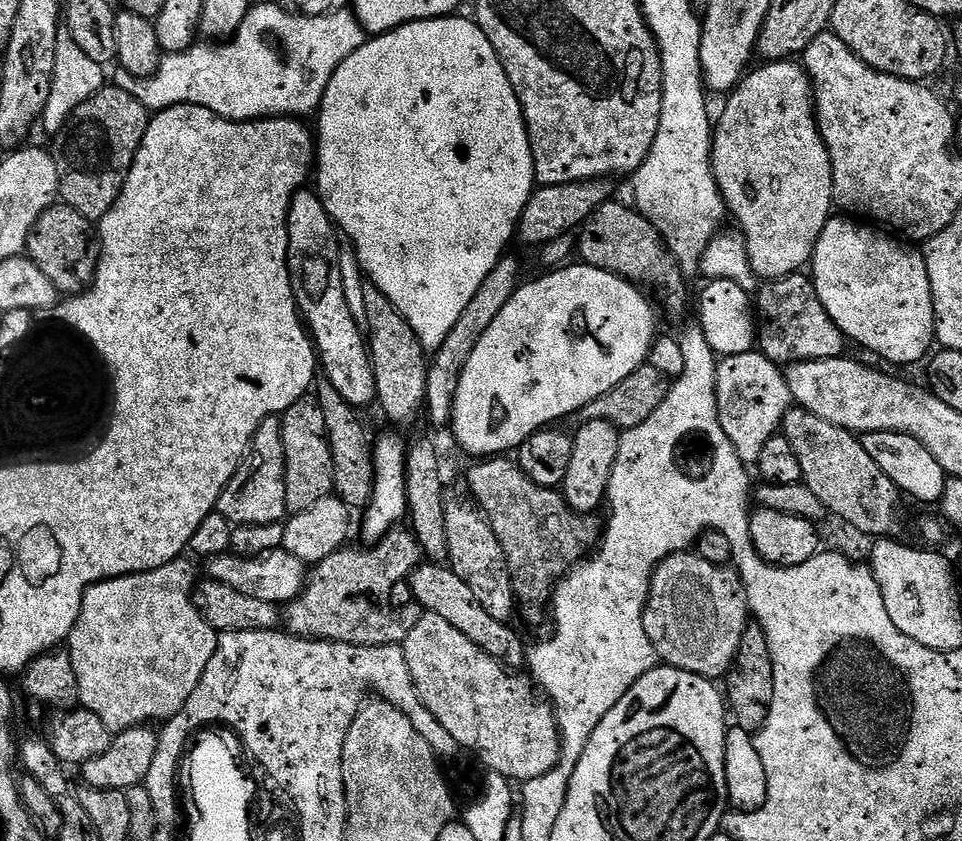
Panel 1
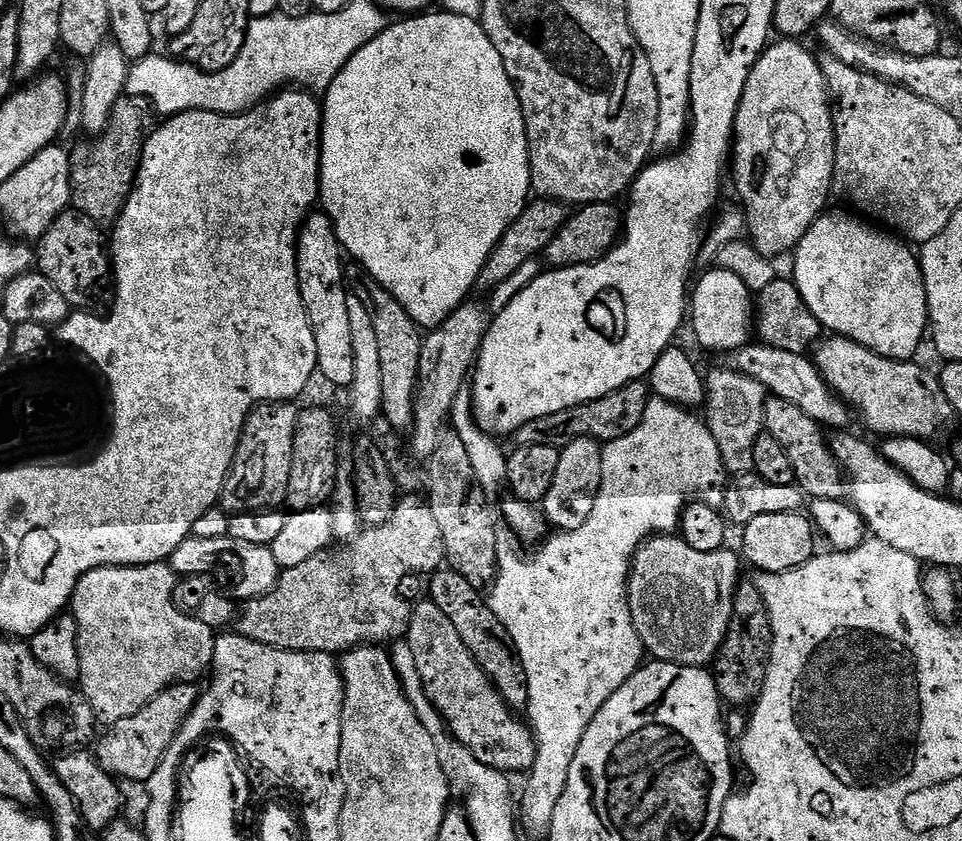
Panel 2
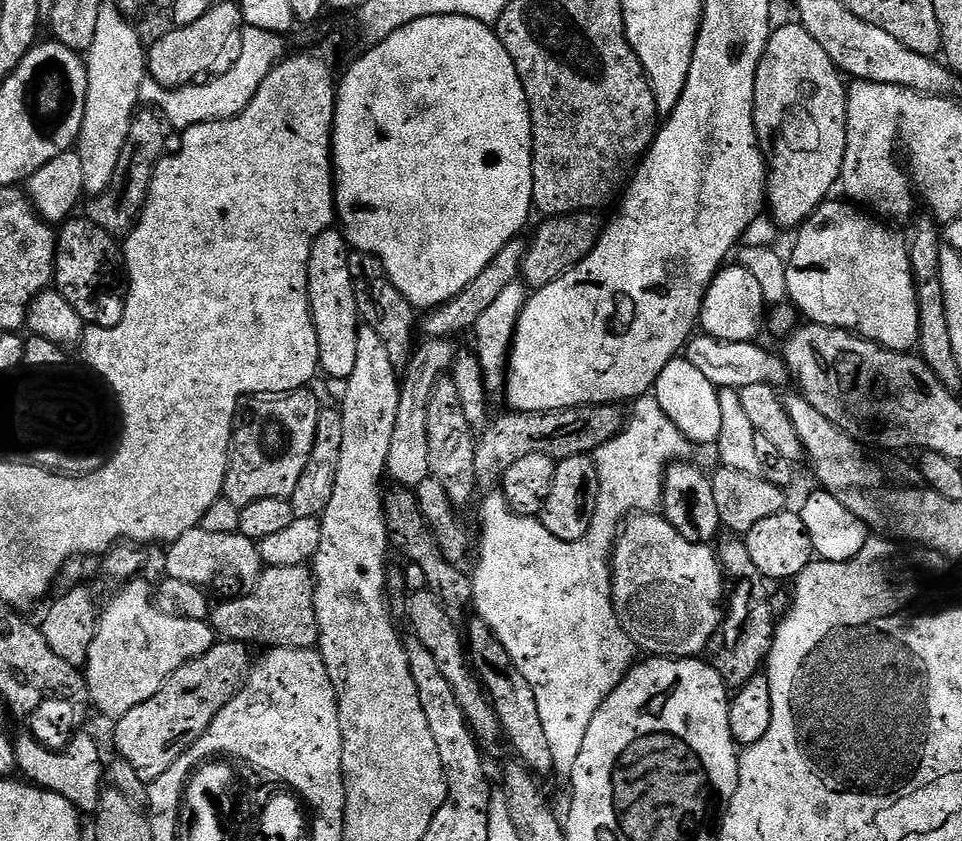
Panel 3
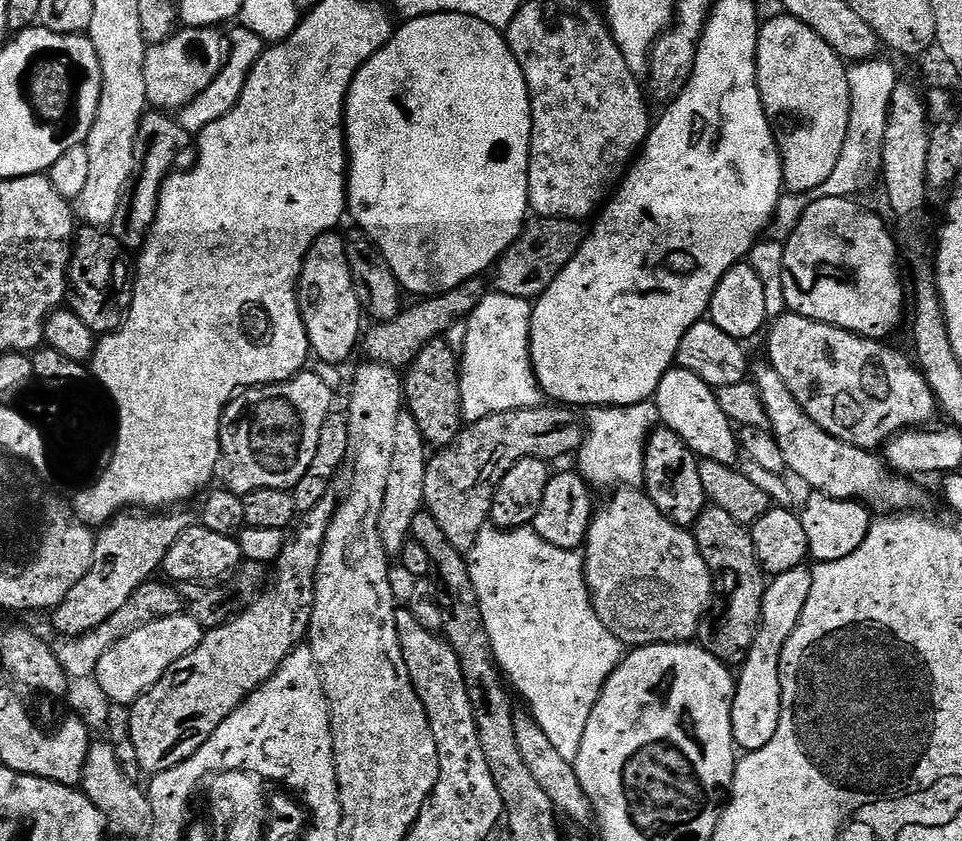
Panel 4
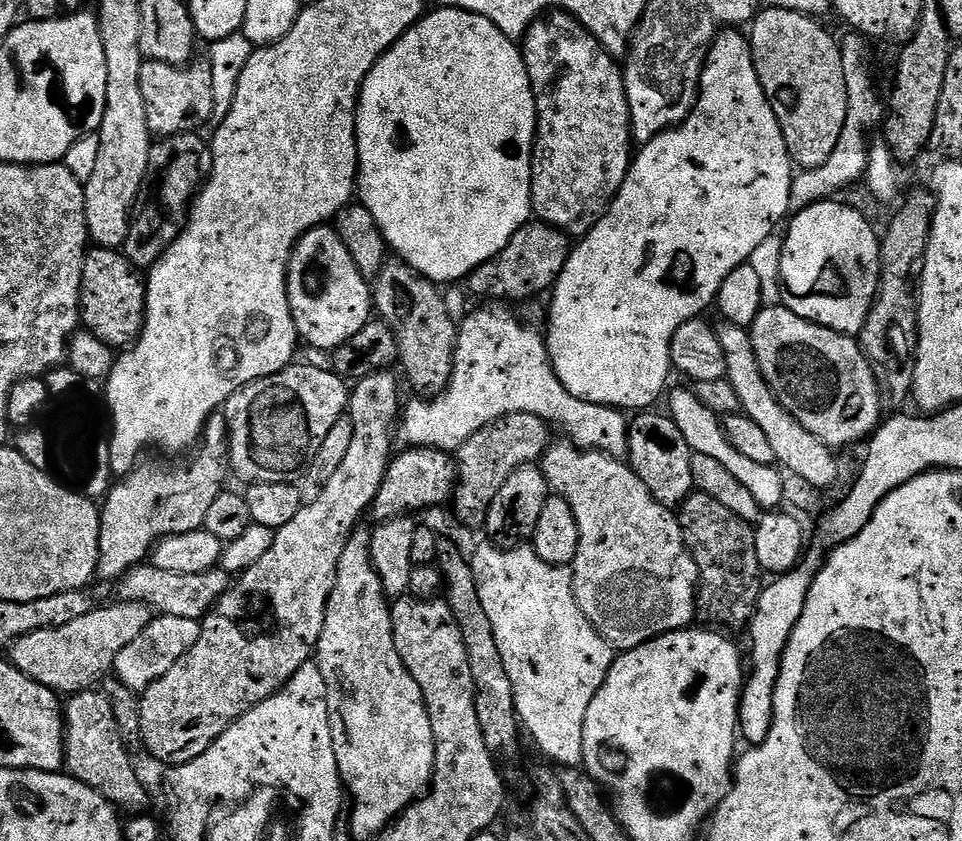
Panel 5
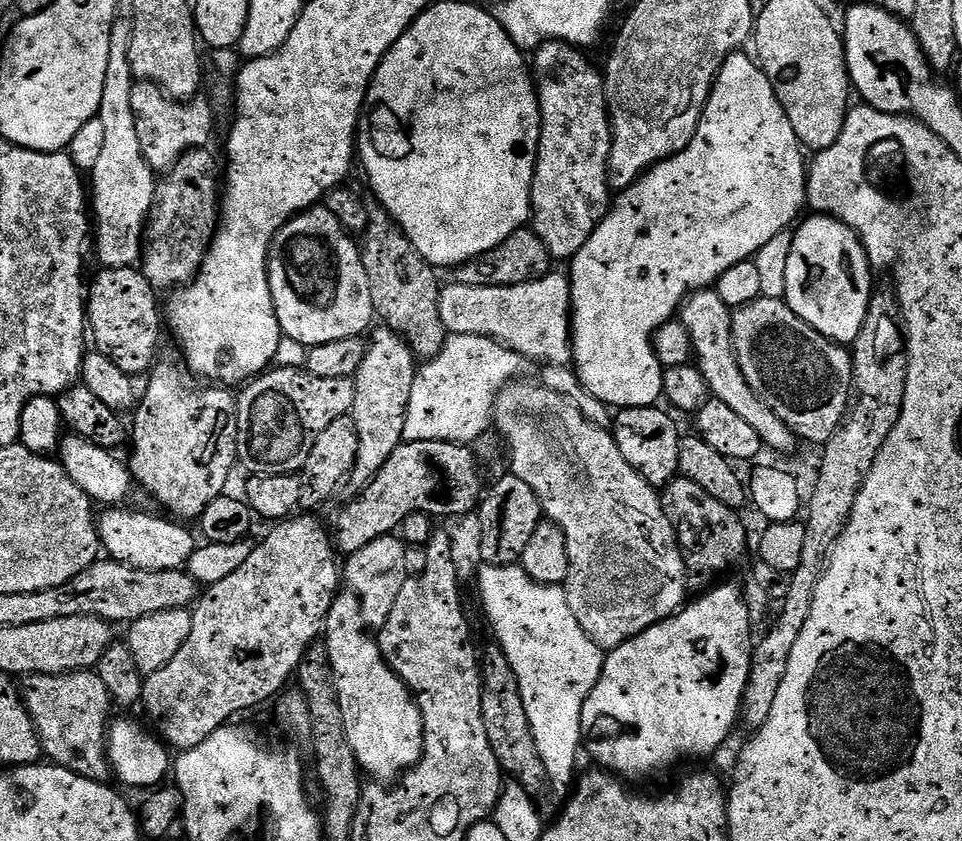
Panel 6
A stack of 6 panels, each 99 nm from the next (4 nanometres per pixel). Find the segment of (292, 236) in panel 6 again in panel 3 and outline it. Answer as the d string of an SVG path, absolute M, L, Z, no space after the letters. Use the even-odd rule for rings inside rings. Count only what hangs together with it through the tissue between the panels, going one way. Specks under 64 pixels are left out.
M329 230L313 239L308 262L308 308L312 311L314 330L318 336L319 371L339 382L347 382L354 372L357 349L358 313L348 269L349 251L350 245L344 239L343 231Z

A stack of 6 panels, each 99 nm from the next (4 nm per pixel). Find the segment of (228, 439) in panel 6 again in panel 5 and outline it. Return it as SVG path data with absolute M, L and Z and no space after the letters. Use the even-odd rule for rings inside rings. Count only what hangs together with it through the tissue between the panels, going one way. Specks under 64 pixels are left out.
M217 414L208 419L202 443L192 455L184 458L189 460L184 460L181 464L159 464L156 460L150 461L149 464L137 463L127 476L109 488L100 508L100 553L96 567L96 576L99 579L119 582L129 570L145 563L151 557L152 549L160 541L174 534L190 534L203 529L210 505L214 503L214 498L218 498L220 492L225 491L227 484L224 483L227 482L228 476L230 480L228 424L223 415Z

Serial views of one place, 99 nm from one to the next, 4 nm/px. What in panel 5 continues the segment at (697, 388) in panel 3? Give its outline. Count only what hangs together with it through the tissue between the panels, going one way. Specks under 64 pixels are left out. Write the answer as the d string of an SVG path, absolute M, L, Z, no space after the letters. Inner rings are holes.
M676 388L671 392L672 389L666 396L666 401L668 400L667 415L672 417L678 430L682 430L682 438L686 438L693 453L706 454L709 458L722 462L722 466L726 466L726 470L730 470L730 474L734 474L734 478L738 478L738 482L742 482L742 486L746 486L746 490L750 490L750 494L754 494L754 502L758 502L761 510L779 509L786 500L783 480L785 477L775 467L758 466L758 462L750 462L750 458L738 454L738 450L734 450L734 446L730 446L730 442L726 438L721 417L714 410L702 406L702 402L696 399L695 391L688 389L687 392L684 388Z

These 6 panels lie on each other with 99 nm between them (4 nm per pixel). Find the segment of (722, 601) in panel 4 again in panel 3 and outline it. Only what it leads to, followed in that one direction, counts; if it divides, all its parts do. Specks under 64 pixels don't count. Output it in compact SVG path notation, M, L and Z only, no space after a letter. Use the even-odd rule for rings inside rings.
M721 539L718 544L720 568L724 571L726 581L726 607L722 612L720 628L710 638L706 656L712 669L724 679L729 689L739 690L761 671L765 663L768 651L772 648L774 616L772 620L772 604L768 601L769 585L758 566L750 562L750 552L746 550L743 539L728 539L732 540Z

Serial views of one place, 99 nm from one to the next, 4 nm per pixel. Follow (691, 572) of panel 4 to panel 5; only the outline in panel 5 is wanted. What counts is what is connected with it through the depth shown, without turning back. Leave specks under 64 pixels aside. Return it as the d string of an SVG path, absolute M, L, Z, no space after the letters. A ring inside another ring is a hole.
M564 438L549 444L542 457L542 471L549 489L574 510L580 541L578 554L570 565L572 589L578 610L586 614L601 638L613 649L627 650L689 627L698 616L696 590L700 587L700 571L684 545L677 513L663 508L623 459L577 448Z

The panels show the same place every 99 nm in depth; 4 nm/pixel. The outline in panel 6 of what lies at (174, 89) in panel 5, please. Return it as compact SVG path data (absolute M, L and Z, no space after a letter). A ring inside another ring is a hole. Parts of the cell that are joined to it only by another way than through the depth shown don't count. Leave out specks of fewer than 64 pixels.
M148 80L133 83L130 94L130 106L134 106L134 126L138 126L138 143L142 145L142 154L152 171L163 174L172 168L192 148L205 147L212 136L212 127L216 116L212 108L201 98L174 100Z

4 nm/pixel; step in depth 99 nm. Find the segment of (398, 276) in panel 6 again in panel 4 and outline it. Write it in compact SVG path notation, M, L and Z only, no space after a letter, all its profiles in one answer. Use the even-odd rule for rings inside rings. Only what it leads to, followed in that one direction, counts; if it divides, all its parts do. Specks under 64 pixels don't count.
M441 338L426 345L416 356L415 362L408 365L403 377L407 411L411 412L414 422L418 422L418 430L422 430L425 441L436 450L454 443L465 423L460 409L462 398L458 352L446 341L447 339Z

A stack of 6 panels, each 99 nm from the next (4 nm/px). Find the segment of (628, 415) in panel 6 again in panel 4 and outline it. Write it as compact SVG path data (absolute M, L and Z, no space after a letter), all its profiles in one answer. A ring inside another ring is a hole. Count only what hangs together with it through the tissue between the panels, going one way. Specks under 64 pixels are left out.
M657 426L648 433L648 440L644 443L644 483L643 491L649 498L674 522L679 528L691 529L698 522L698 518L709 507L710 501L706 490L702 490L702 474L700 473L700 460L674 434L674 430Z

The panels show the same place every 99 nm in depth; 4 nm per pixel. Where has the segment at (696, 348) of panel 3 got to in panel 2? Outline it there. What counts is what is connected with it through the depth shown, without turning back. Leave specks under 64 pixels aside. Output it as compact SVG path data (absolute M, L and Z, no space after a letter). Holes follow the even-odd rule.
M752 342L731 353L730 360L732 368L756 379L775 399L794 402L798 410L802 410L825 429L844 430L849 427L849 405L832 391L832 387L824 381L824 375L816 369L815 363L807 355L771 348L763 342Z

